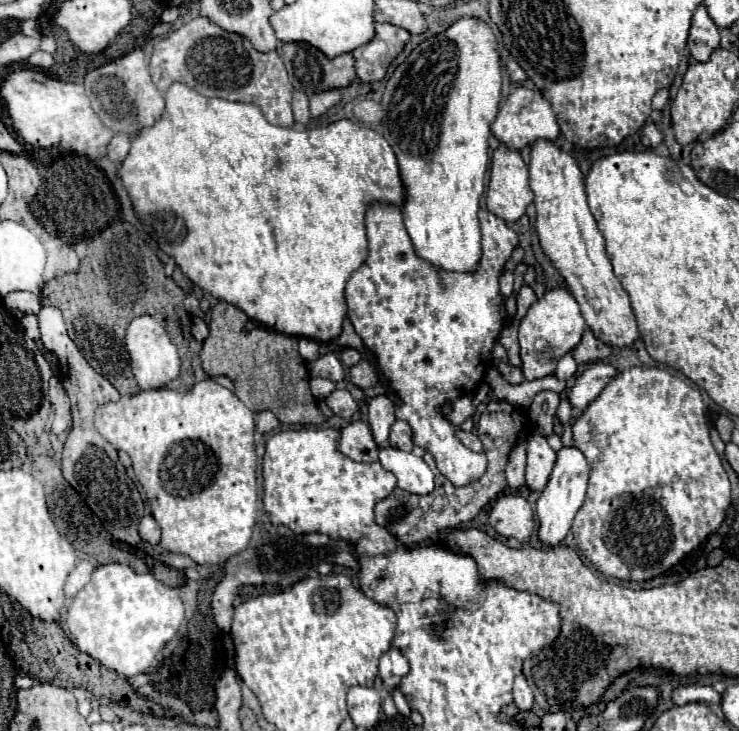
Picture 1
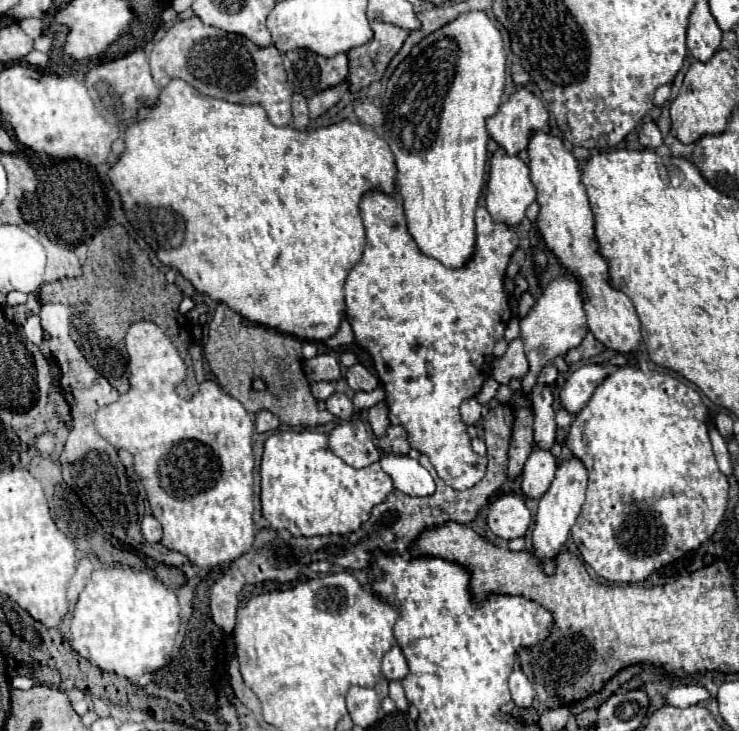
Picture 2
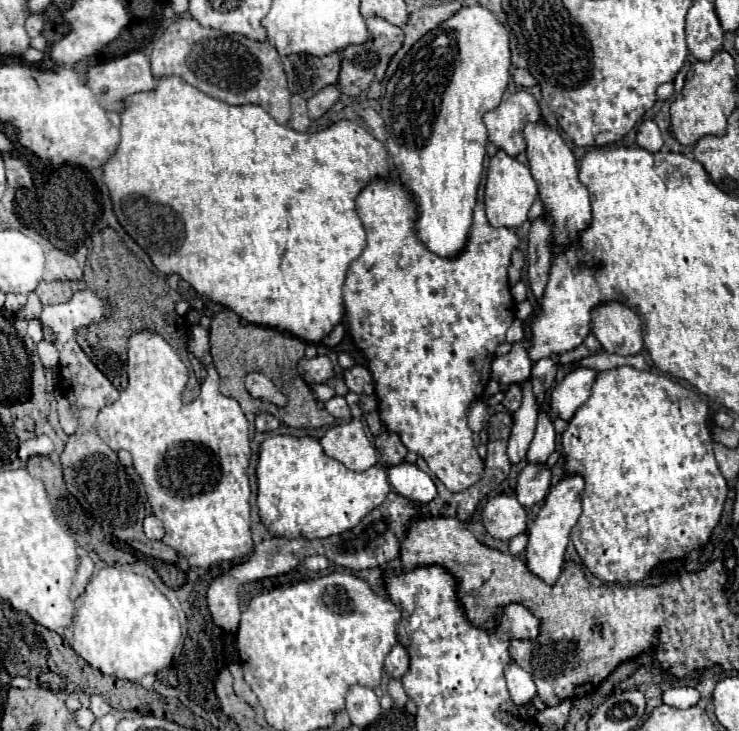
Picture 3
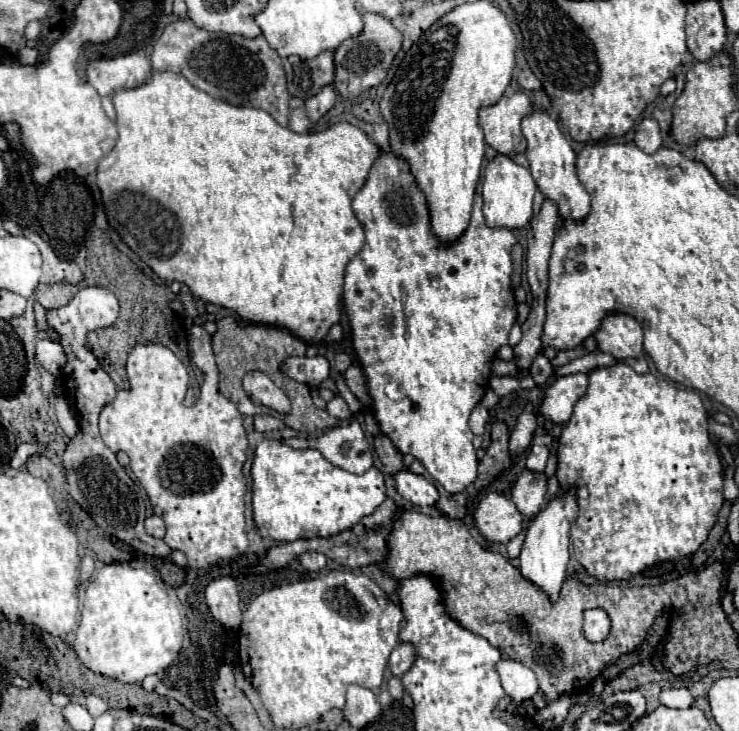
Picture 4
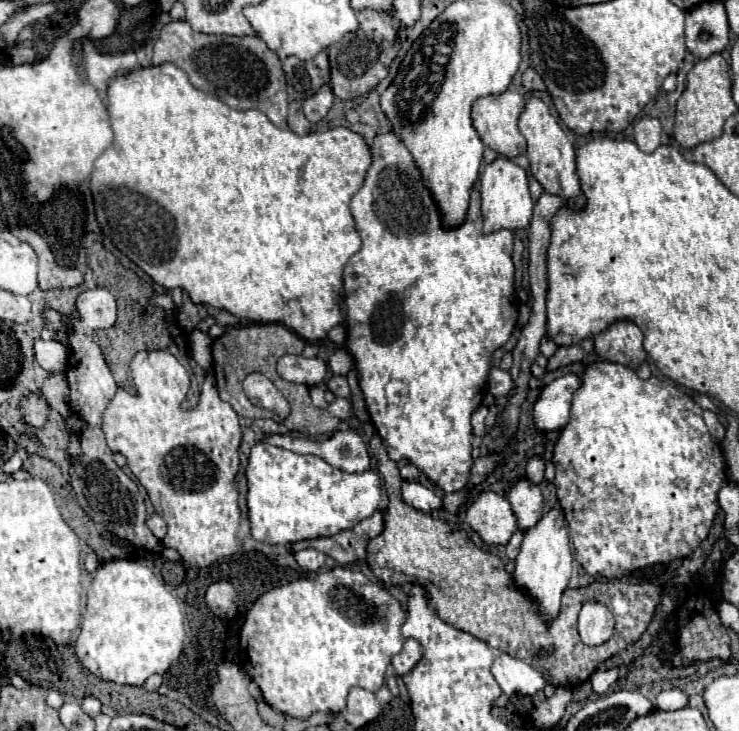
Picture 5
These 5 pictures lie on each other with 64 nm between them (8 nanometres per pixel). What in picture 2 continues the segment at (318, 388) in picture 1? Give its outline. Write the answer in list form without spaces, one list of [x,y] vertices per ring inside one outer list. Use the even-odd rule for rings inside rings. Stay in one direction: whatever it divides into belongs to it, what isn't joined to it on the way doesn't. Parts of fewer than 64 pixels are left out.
[[[312,382],[310,388],[312,388],[312,396],[316,400],[326,400],[328,396],[334,394],[334,386],[330,382]]]

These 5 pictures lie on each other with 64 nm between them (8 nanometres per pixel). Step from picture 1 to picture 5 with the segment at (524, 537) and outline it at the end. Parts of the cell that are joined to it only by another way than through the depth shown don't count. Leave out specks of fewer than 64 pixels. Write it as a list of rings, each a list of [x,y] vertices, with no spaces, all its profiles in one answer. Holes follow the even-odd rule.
[[[484,492],[466,512],[466,522],[472,526],[472,530],[476,530],[480,534],[480,538],[486,544],[508,544],[510,536],[518,530],[518,522],[516,522],[516,514],[512,512],[510,502],[504,496],[498,496],[496,492]]]

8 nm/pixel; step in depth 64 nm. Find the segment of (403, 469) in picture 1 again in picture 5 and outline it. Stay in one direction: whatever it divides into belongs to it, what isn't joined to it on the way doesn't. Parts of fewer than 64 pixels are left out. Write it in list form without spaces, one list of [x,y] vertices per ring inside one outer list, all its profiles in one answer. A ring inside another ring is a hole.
[[[402,480],[400,492],[402,492],[402,500],[404,500],[406,504],[414,506],[416,510],[430,512],[430,510],[442,508],[440,496],[438,496],[434,490],[422,486],[420,482],[408,482],[408,480]]]

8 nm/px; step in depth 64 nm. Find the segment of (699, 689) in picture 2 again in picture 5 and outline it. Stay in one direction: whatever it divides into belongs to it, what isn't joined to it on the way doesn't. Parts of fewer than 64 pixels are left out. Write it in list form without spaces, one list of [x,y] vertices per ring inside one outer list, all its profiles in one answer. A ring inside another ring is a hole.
[[[672,688],[672,690],[662,690],[658,694],[656,702],[658,702],[656,708],[660,708],[660,710],[680,710],[680,708],[688,706],[688,696],[682,690]]]

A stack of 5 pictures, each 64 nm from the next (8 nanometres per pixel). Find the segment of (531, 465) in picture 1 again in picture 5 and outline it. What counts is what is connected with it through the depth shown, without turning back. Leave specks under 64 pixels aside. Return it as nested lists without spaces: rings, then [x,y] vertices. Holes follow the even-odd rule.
[[[522,478],[514,484],[514,488],[508,494],[508,502],[512,504],[512,510],[516,512],[520,530],[532,528],[542,518],[544,498],[538,484],[532,484],[528,478]]]

